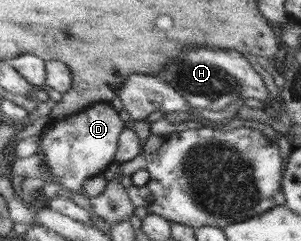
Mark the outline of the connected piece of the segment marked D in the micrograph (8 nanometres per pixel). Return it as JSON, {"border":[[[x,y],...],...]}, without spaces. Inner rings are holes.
{"border":[[[108,102],[90,105],[88,109],[68,115],[64,119],[50,119],[40,134],[40,144],[36,154],[44,154],[46,166],[54,181],[44,179],[44,183],[55,182],[66,189],[84,194],[84,182],[92,176],[103,175],[113,163],[118,151],[118,141],[126,123],[119,111]]]}

